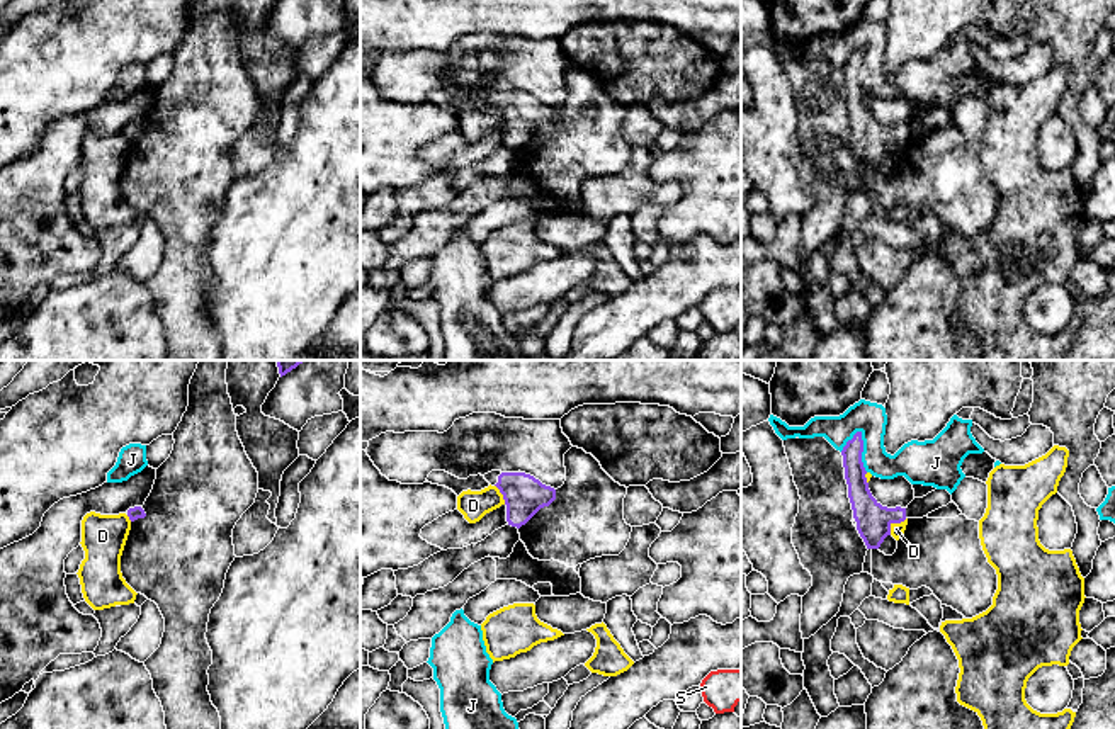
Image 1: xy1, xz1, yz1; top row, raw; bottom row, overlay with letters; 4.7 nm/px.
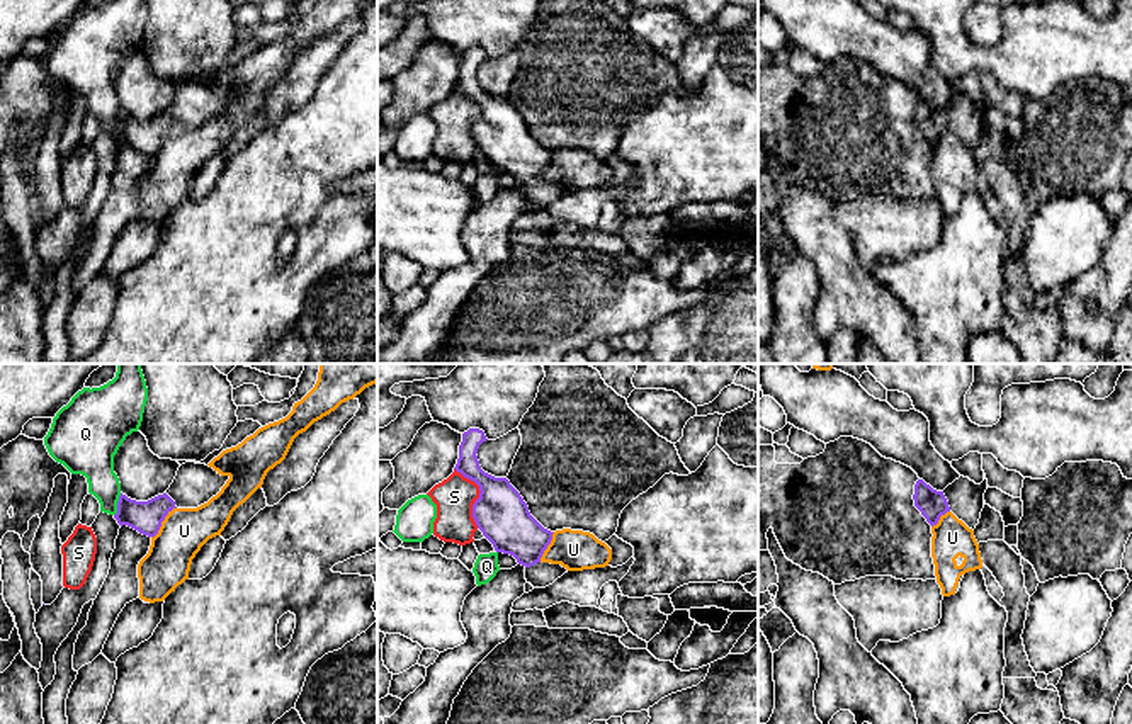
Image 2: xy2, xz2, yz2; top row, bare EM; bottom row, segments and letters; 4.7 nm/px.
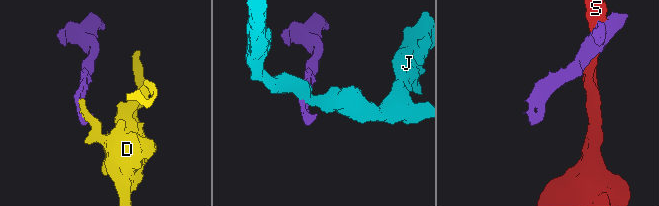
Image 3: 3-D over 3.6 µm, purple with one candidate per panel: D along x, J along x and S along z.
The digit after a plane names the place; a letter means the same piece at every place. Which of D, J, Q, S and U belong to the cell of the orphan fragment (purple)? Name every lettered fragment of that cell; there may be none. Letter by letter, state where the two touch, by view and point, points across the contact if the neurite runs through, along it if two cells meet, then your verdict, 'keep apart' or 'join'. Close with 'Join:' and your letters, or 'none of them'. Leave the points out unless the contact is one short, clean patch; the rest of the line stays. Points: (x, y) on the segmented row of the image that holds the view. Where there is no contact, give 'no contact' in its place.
D: yz1 (894, 522) | along yz1 (906, 519), (893, 524), (889, 534) | keep apart
J: yz1 (862, 451) | along yz1 (857, 430), (862, 440), (862, 466), (867, 471) | keep apart
Q: xy2 (118, 505) | keep apart
S: xz2 (480, 495) | keep apart
U: xy2 (162, 520) | along xy2 (175, 507), (152, 537) | keep apart
Join: none of them

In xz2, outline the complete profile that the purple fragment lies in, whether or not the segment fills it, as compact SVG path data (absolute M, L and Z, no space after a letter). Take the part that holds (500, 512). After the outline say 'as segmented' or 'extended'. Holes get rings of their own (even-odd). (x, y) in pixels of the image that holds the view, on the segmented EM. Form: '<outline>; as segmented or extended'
M479 428L464 432L454 467L479 486L473 518L496 552L513 556L525 568L527 583L534 588L546 588L568 573L561 564L541 561L554 532L544 529L530 515L527 503L507 478L495 478L481 469L476 454L486 440Z; extended

